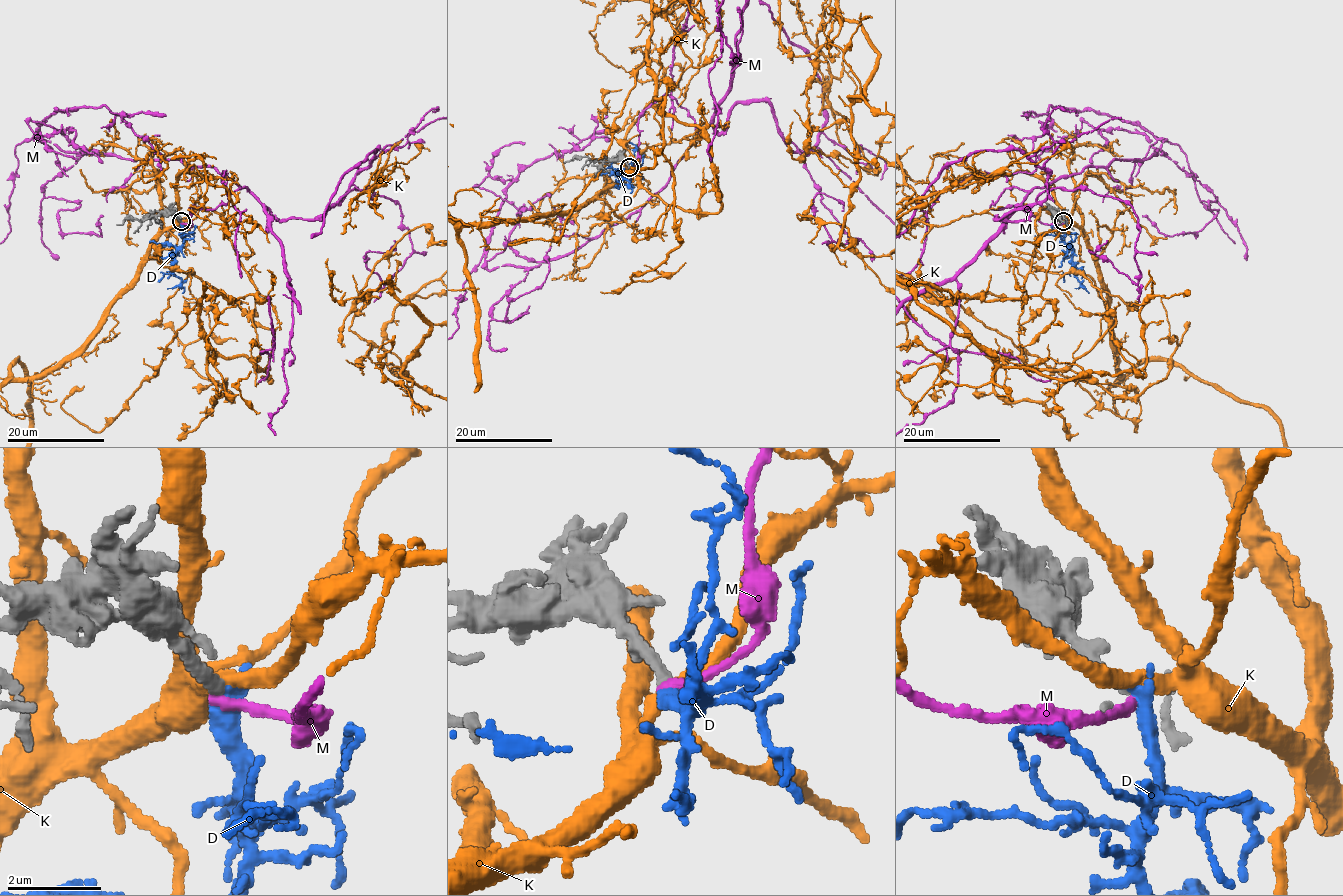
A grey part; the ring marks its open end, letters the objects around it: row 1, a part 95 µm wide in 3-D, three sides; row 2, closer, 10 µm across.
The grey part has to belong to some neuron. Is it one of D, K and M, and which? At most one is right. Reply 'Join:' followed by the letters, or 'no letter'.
Join: D

